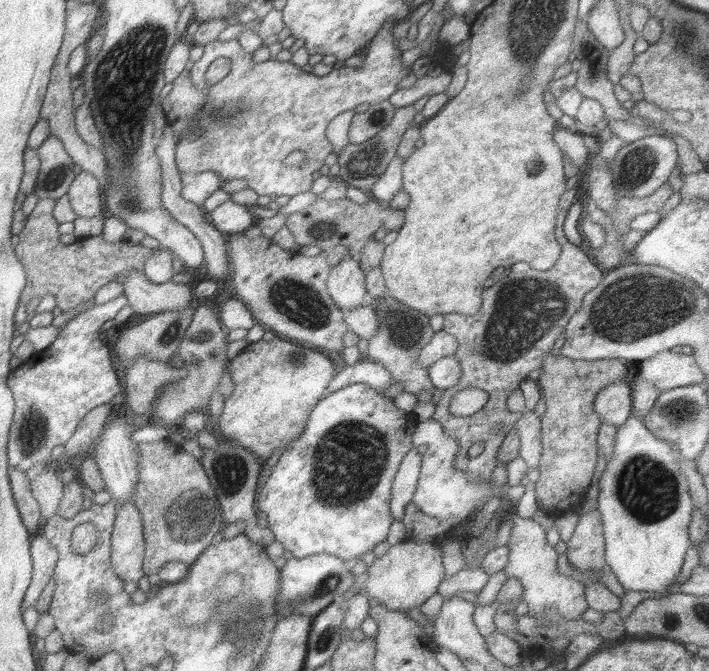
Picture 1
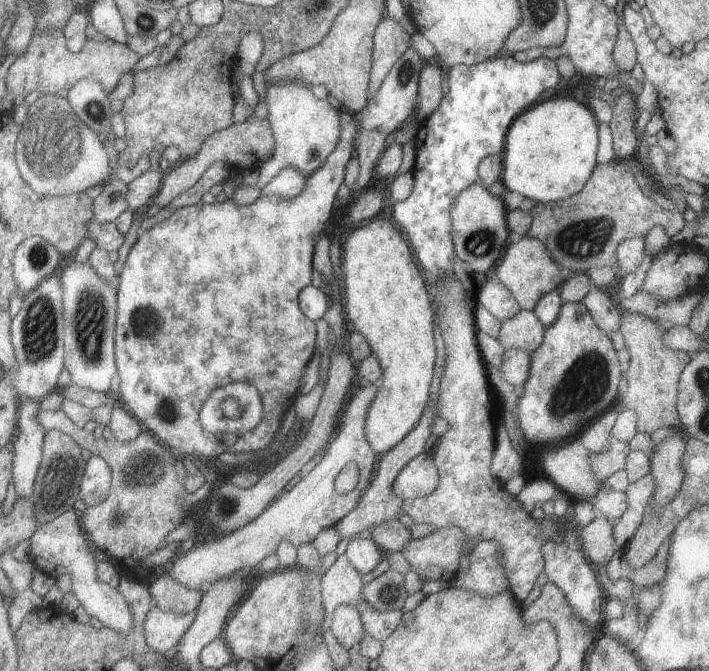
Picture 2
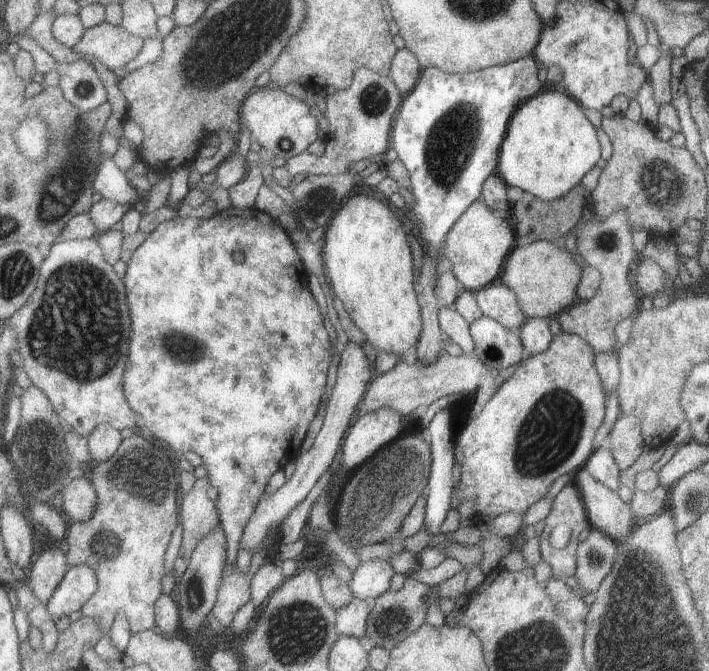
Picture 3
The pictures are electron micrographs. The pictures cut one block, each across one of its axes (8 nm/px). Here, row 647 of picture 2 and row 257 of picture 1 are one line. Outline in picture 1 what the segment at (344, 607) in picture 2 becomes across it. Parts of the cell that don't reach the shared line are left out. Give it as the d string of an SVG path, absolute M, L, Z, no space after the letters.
M349 250L345 258L335 268L331 268L327 278L327 290L341 310L355 310L357 306L363 306L361 300L367 292L365 272L361 270L359 262L349 256Z

